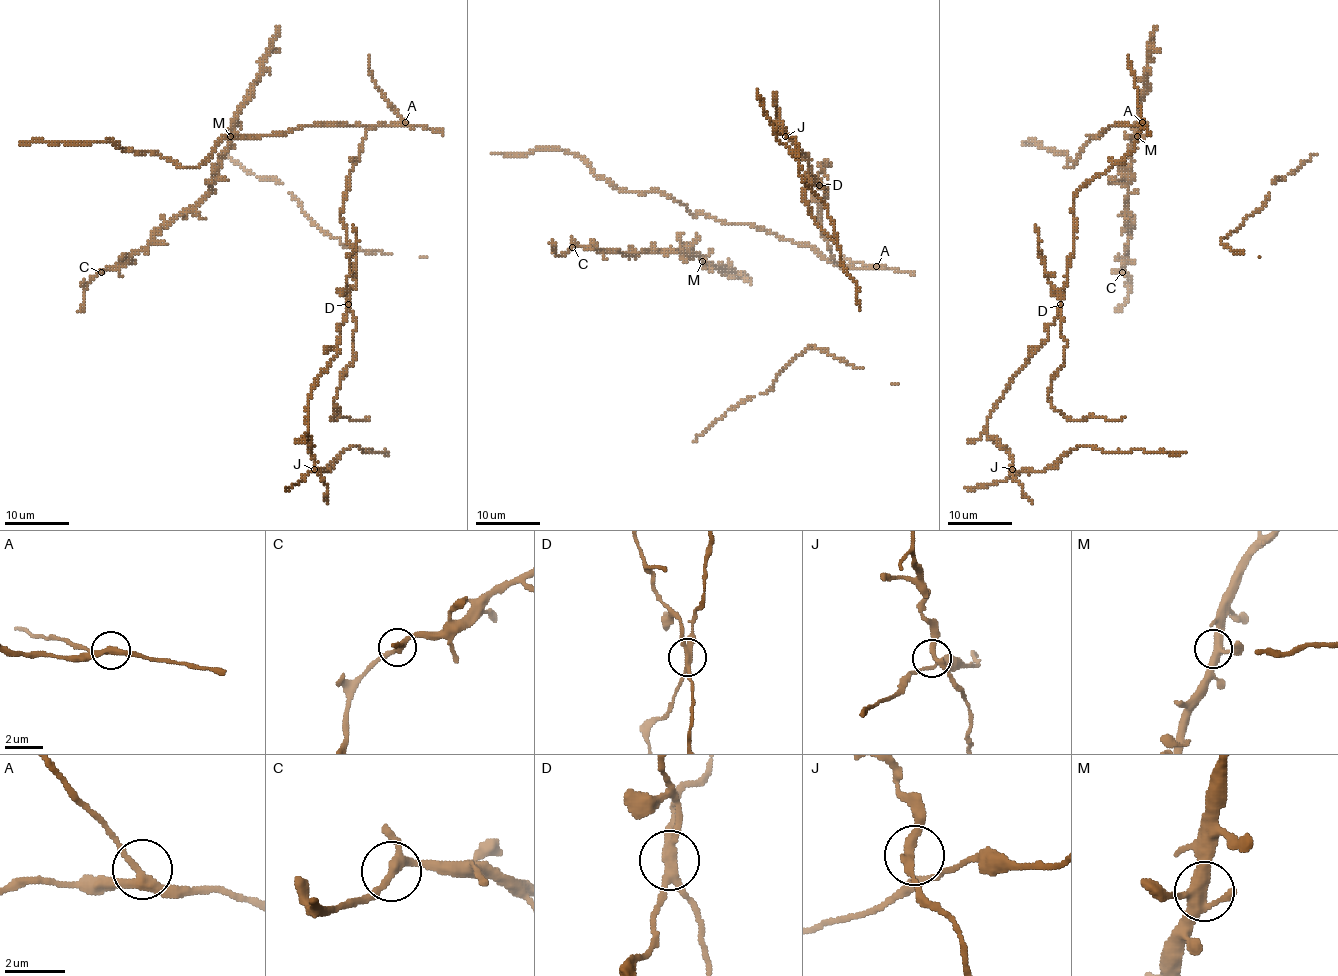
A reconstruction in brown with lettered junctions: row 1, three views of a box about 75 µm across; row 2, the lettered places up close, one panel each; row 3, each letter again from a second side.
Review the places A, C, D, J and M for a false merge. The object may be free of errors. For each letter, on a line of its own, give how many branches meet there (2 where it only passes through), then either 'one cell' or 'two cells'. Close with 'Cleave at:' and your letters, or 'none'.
A: 3 | one cell
C: 3 | one cell
D: 4 | two cells
J: 3 | one cell
M: 4 | one cell
Cleave at: D

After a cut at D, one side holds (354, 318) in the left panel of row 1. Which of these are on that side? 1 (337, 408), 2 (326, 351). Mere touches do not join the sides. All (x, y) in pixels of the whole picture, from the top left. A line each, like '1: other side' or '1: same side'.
1: same side
2: other side

